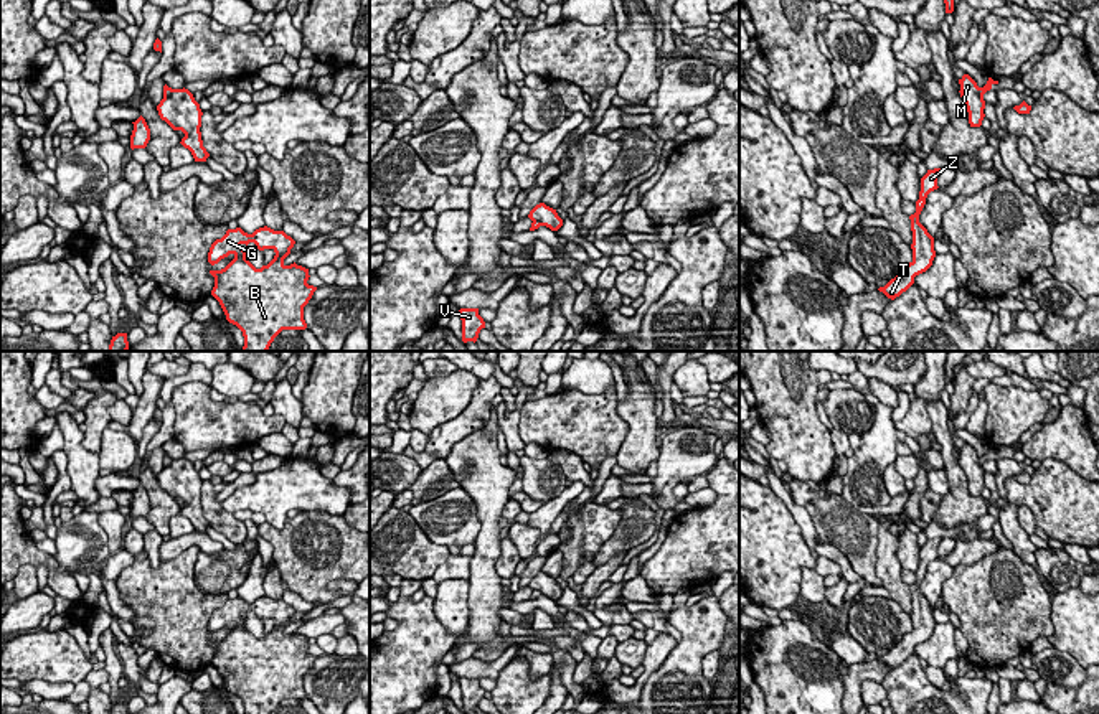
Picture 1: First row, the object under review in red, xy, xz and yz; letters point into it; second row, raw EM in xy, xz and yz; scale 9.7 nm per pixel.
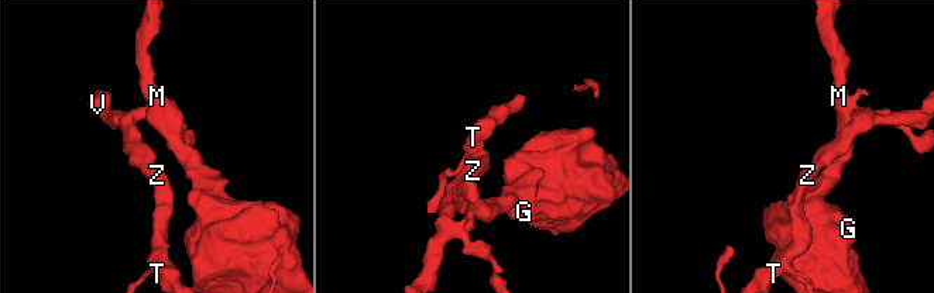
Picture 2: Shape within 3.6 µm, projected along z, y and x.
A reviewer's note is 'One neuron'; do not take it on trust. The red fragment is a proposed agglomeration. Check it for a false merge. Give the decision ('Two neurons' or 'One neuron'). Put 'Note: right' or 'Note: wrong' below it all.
Two neurons
Note: wrong

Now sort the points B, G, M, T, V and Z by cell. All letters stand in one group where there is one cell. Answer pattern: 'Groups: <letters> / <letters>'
Groups: B G M / T V Z

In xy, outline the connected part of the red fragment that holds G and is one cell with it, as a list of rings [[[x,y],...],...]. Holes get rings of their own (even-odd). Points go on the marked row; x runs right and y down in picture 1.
[[[267,226],[252,234],[241,228],[228,229],[208,252],[208,262],[218,264],[229,254],[234,259],[221,270],[210,270],[215,277],[211,295],[219,302],[226,320],[244,336],[243,351],[267,351],[282,330],[305,330],[304,307],[317,287],[309,285],[309,269],[284,264],[295,241],[284,231]],[[254,242],[259,251],[272,249],[274,259],[256,269],[246,259],[243,244]]]

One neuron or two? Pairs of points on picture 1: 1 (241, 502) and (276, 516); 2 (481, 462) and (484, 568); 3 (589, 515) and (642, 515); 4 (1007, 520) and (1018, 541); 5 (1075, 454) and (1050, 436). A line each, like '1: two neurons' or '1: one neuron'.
1: one neuron
2: one neuron
3: two neurons
4: one neuron
5: one neuron

